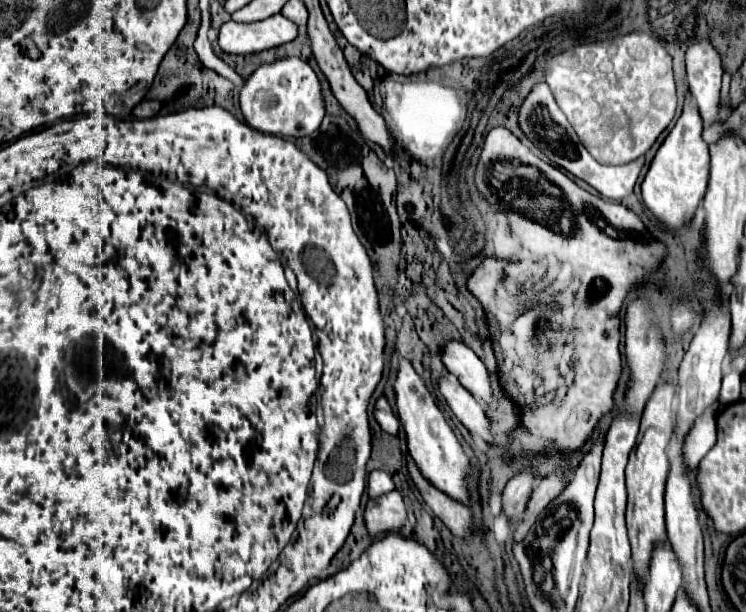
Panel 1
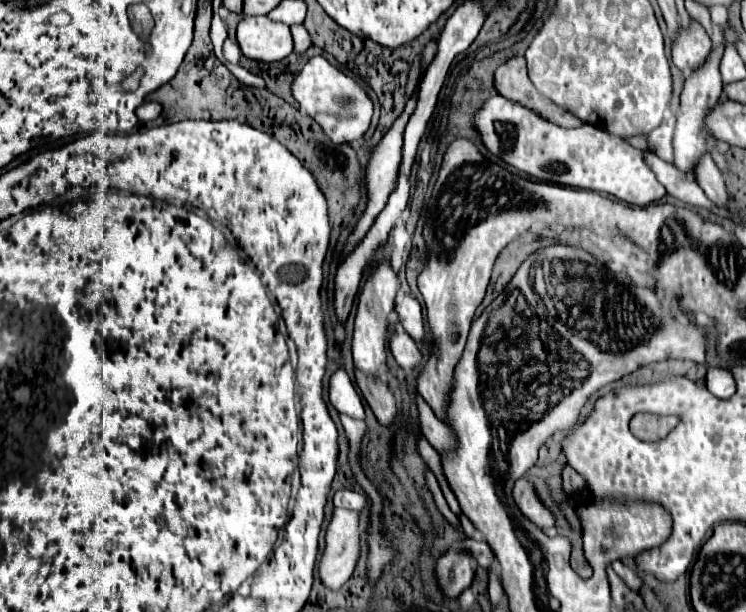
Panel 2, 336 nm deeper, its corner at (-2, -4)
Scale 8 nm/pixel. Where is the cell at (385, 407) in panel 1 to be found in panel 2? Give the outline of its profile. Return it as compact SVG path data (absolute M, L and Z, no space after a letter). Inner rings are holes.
M343 369L333 373L333 377L329 381L329 399L339 413L345 413L353 419L365 419L363 401L359 397L355 385L351 383L349 375Z

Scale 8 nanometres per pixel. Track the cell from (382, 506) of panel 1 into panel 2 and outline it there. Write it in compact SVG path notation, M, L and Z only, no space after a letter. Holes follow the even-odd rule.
M335 508L327 527L327 547L319 565L323 585L339 589L351 575L361 553L359 511Z

